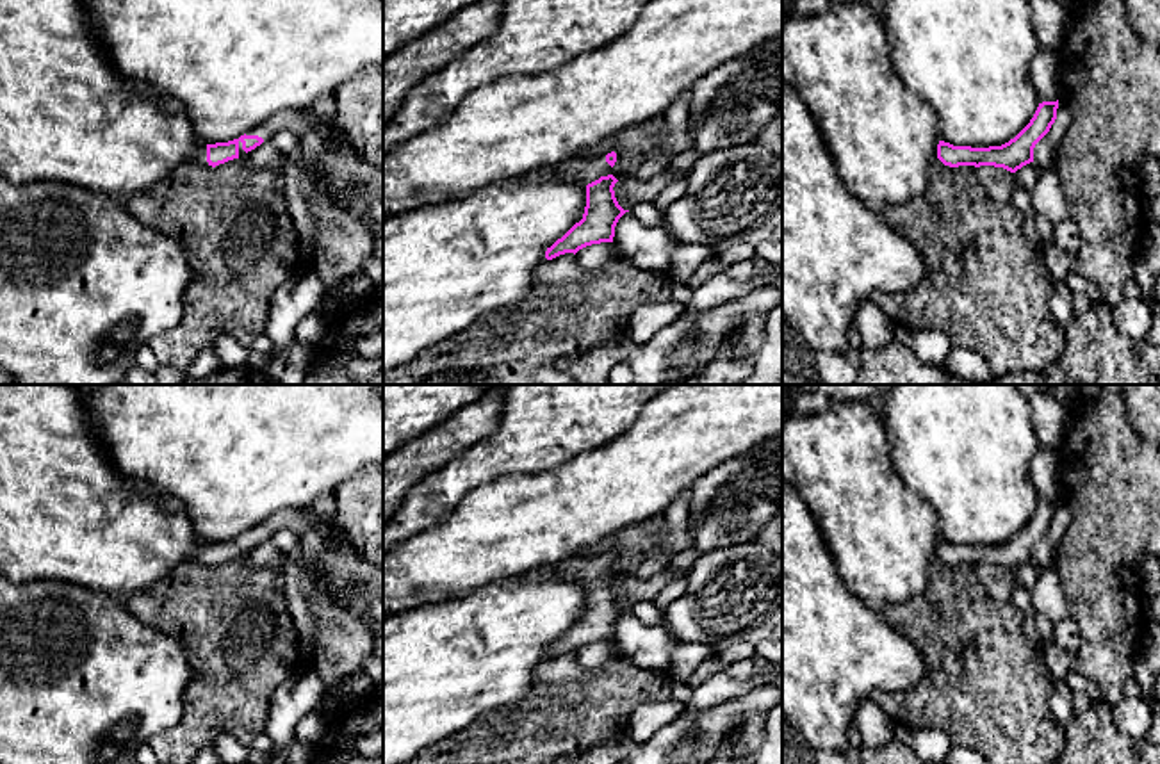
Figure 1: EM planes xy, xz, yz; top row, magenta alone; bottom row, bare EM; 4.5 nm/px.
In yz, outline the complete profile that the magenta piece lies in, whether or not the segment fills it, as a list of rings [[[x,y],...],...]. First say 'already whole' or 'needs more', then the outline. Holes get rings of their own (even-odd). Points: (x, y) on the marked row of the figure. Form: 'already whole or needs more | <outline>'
already whole | [[[1057,102],[1039,103],[1030,123],[1009,142],[989,148],[953,146],[939,141],[937,158],[950,167],[959,166],[994,166],[1016,173],[1023,166],[1033,162],[1035,144],[1050,132],[1057,119]]]

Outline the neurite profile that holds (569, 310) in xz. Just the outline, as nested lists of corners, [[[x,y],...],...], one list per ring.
[[[574,253],[560,255],[535,272],[531,292],[520,305],[490,312],[410,363],[385,370],[383,385],[581,385],[558,363],[624,337],[641,305],[672,299],[672,285],[666,274],[640,269],[624,256],[604,269],[584,271]]]

